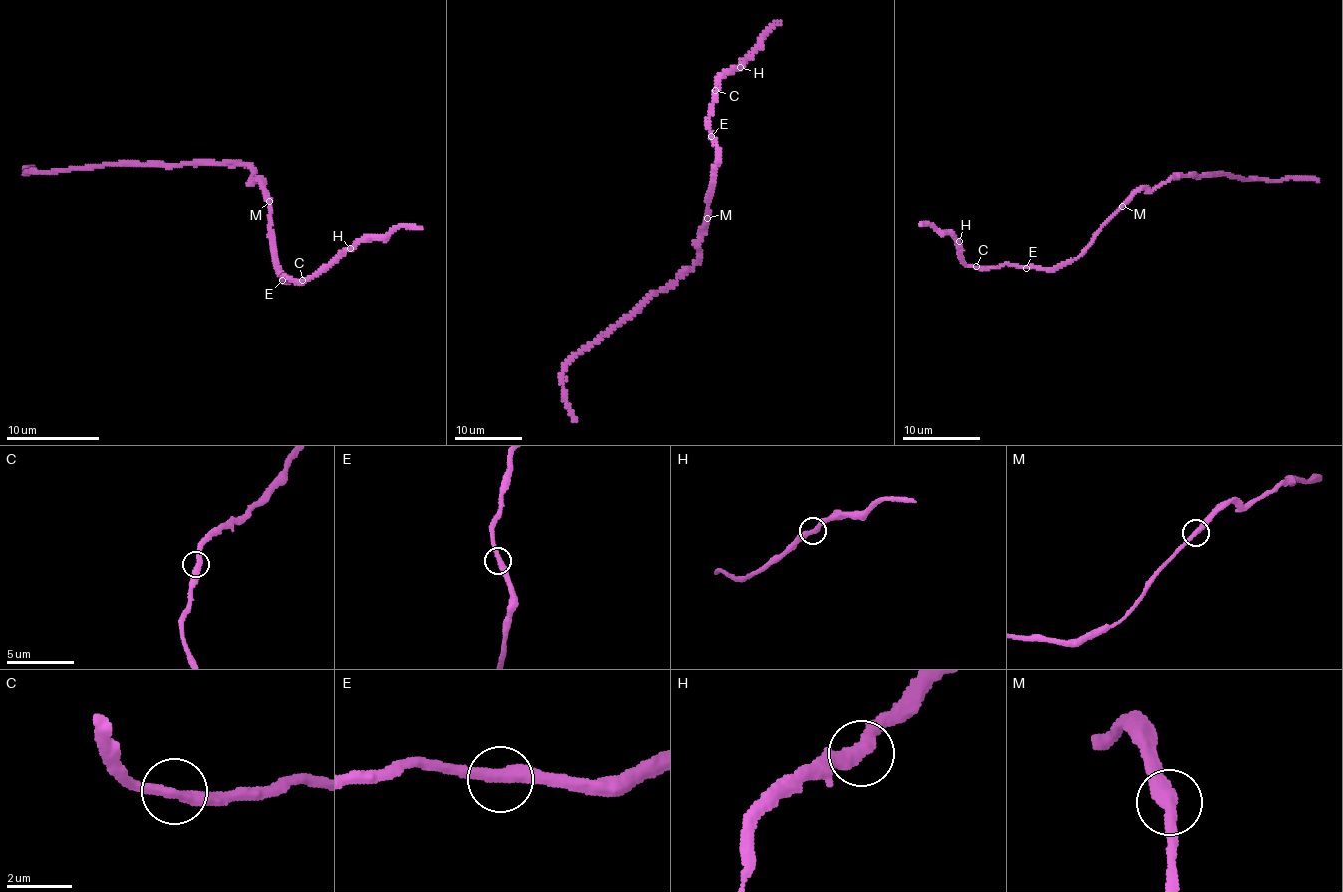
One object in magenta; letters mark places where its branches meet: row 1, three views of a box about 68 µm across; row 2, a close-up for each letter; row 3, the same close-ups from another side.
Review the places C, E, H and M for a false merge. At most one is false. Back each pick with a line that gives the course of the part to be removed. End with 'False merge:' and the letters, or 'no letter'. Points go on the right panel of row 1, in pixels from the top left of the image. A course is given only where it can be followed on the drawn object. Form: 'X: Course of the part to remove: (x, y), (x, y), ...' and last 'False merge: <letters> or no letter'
False merge: no letter

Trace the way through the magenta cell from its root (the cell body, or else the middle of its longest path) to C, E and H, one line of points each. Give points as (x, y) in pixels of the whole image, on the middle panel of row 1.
C: (703, 225), (717, 158), (717, 144), (708, 126), (715, 90)
E: (703, 225), (717, 158), (717, 144), (711, 136)
H: (703, 225), (717, 158), (717, 144), (708, 126), (712, 97), (721, 78), (740, 67)

